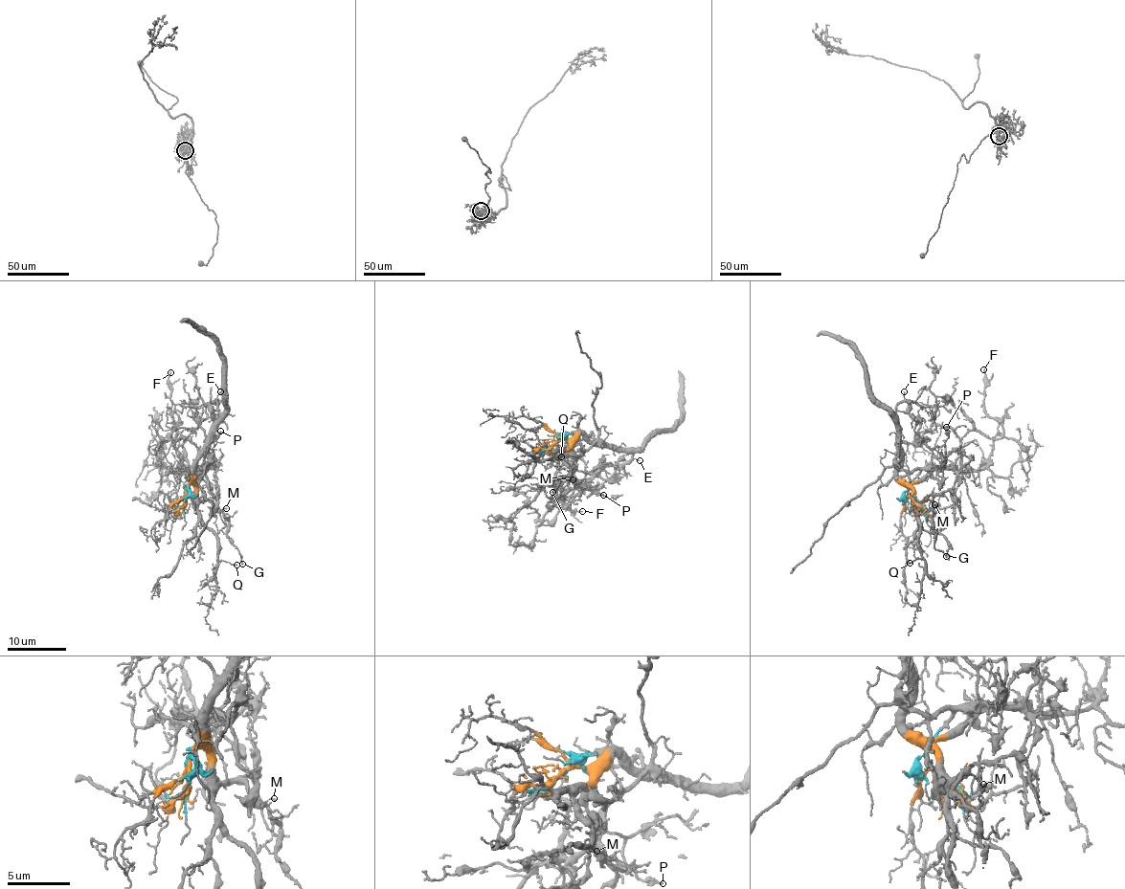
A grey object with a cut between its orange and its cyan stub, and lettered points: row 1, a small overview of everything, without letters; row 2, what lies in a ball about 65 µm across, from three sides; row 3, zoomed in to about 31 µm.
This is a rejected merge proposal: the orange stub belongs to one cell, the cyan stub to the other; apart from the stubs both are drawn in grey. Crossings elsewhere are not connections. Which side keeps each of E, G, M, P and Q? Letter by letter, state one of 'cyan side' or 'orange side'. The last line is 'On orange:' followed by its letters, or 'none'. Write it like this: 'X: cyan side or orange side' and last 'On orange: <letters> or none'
E: orange side
G: orange side
M: orange side
P: cyan side
Q: orange side
On orange: E, G, M, Q

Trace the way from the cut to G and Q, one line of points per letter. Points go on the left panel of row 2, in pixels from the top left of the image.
G: (185, 496), (192, 485), (198, 500), (212, 501), (223, 513), (227, 536), (242, 564)
Q: (185, 496), (188, 486), (192, 485), (197, 520), (217, 539), (218, 558), (236, 566)

